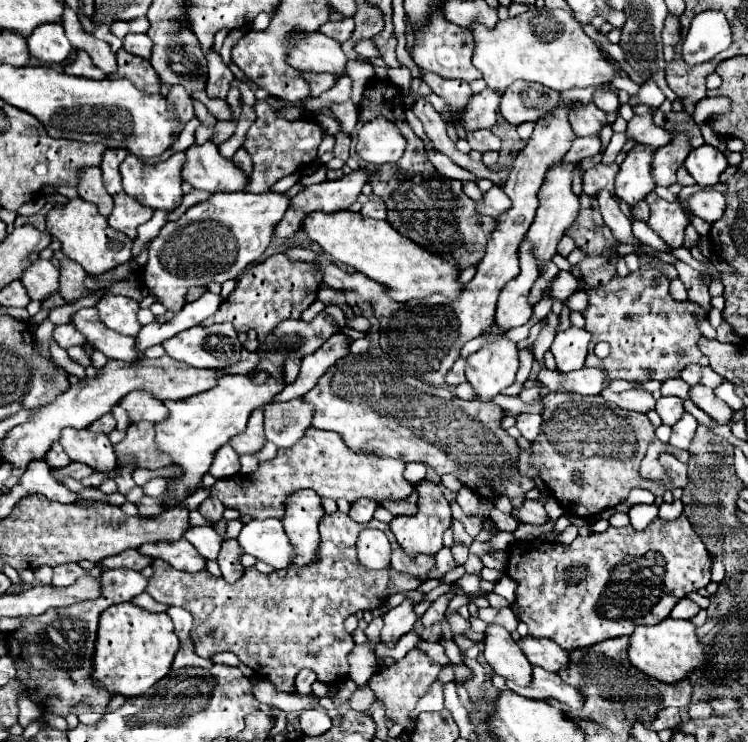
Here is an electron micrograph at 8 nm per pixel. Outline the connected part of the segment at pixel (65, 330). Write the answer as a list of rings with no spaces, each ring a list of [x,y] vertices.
[[[66,323],[66,325],[58,325],[54,329],[54,335],[52,335],[58,345],[62,349],[68,349],[68,347],[74,347],[74,345],[82,345],[86,341],[86,337],[72,325],[72,323]]]

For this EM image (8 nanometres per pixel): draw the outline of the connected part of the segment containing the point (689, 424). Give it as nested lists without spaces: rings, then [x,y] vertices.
[[[684,413],[682,419],[672,427],[670,445],[678,447],[678,449],[688,449],[696,427],[698,427],[698,421],[690,413]]]

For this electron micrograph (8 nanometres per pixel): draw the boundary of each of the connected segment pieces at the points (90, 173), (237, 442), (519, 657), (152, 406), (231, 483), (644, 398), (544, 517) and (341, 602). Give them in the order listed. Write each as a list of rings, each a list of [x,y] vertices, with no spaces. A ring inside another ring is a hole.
[[[90,167],[90,169],[82,169],[80,173],[80,183],[78,183],[78,193],[82,199],[94,203],[100,211],[100,215],[108,217],[112,213],[114,201],[112,197],[106,193],[106,187],[102,183],[102,169],[100,167]]]
[[[256,409],[248,421],[248,427],[246,427],[246,433],[234,437],[234,441],[230,441],[230,445],[240,453],[258,453],[264,443],[266,443],[266,437],[264,437],[264,429],[262,429],[262,423],[264,423],[264,415],[260,409]]]
[[[488,625],[484,639],[484,659],[490,663],[496,675],[514,681],[516,685],[532,683],[532,665],[512,639],[512,635],[500,625]]]
[[[130,393],[120,403],[122,409],[126,409],[130,421],[148,421],[156,425],[158,421],[164,421],[168,417],[168,409],[162,401],[156,397],[150,397],[150,393]]]
[[[310,427],[306,437],[292,445],[290,449],[278,449],[278,457],[260,463],[258,471],[242,477],[242,485],[234,479],[220,479],[212,487],[212,497],[220,499],[226,507],[238,509],[242,515],[254,519],[282,519],[286,497],[300,489],[314,489],[320,497],[346,499],[354,503],[358,499],[382,501],[402,501],[414,491],[412,483],[404,479],[404,463],[390,457],[370,457],[366,453],[350,453],[346,443],[334,431],[322,431]]]
[[[605,387],[601,395],[605,401],[616,403],[620,409],[626,409],[626,411],[648,413],[656,405],[652,393],[640,391],[640,389],[630,389],[630,391],[624,391],[624,393],[615,393],[609,387]]]
[[[544,495],[542,501],[530,501],[530,499],[526,499],[520,509],[512,511],[512,515],[514,515],[516,519],[520,519],[522,523],[544,525],[544,523],[550,521],[550,519],[548,519],[548,513],[546,513],[546,509],[544,509],[544,503],[546,503],[546,495]]]
[[[336,511],[320,521],[320,559],[312,565],[292,565],[270,575],[252,567],[246,569],[240,581],[230,585],[208,571],[184,573],[156,559],[146,593],[160,603],[184,607],[194,615],[192,641],[200,657],[208,659],[220,651],[232,651],[244,665],[272,681],[272,685],[284,693],[296,693],[294,677],[304,667],[318,673],[318,681],[332,685],[348,675],[346,655],[354,649],[354,639],[344,631],[344,619],[362,609],[378,609],[388,597],[390,569],[372,571],[356,559],[356,539],[366,527],[380,529],[390,539],[392,569],[426,577],[434,567],[432,555],[406,557],[386,523],[372,519],[364,525]]]

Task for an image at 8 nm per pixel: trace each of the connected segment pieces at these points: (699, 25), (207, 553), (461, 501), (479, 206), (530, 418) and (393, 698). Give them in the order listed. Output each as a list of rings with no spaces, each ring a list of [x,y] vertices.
[[[704,11],[692,19],[692,27],[684,39],[681,58],[690,65],[710,61],[732,43],[730,25],[720,11]]]
[[[190,527],[184,533],[184,539],[188,539],[206,559],[216,559],[224,543],[224,539],[216,533],[214,527]]]
[[[462,487],[458,491],[456,501],[464,509],[464,513],[474,513],[474,509],[478,509],[478,495],[472,489],[468,489],[468,487]]]
[[[494,185],[490,191],[484,193],[482,201],[476,203],[476,211],[480,215],[490,215],[490,217],[498,217],[500,213],[504,213],[506,209],[510,209],[510,199],[508,195],[502,191],[502,187]]]
[[[522,413],[518,415],[516,427],[522,431],[522,435],[528,441],[534,441],[540,433],[540,425],[542,425],[542,415],[532,415],[532,413]]]
[[[412,649],[404,659],[400,659],[394,667],[388,667],[388,669],[380,669],[376,671],[376,675],[370,679],[370,687],[374,689],[376,697],[380,701],[384,701],[386,705],[386,717],[392,719],[394,723],[400,723],[400,725],[408,725],[410,719],[410,711],[414,709],[416,701],[430,689],[430,685],[438,679],[438,673],[440,673],[440,665],[434,663],[426,653],[422,653],[420,649]]]

